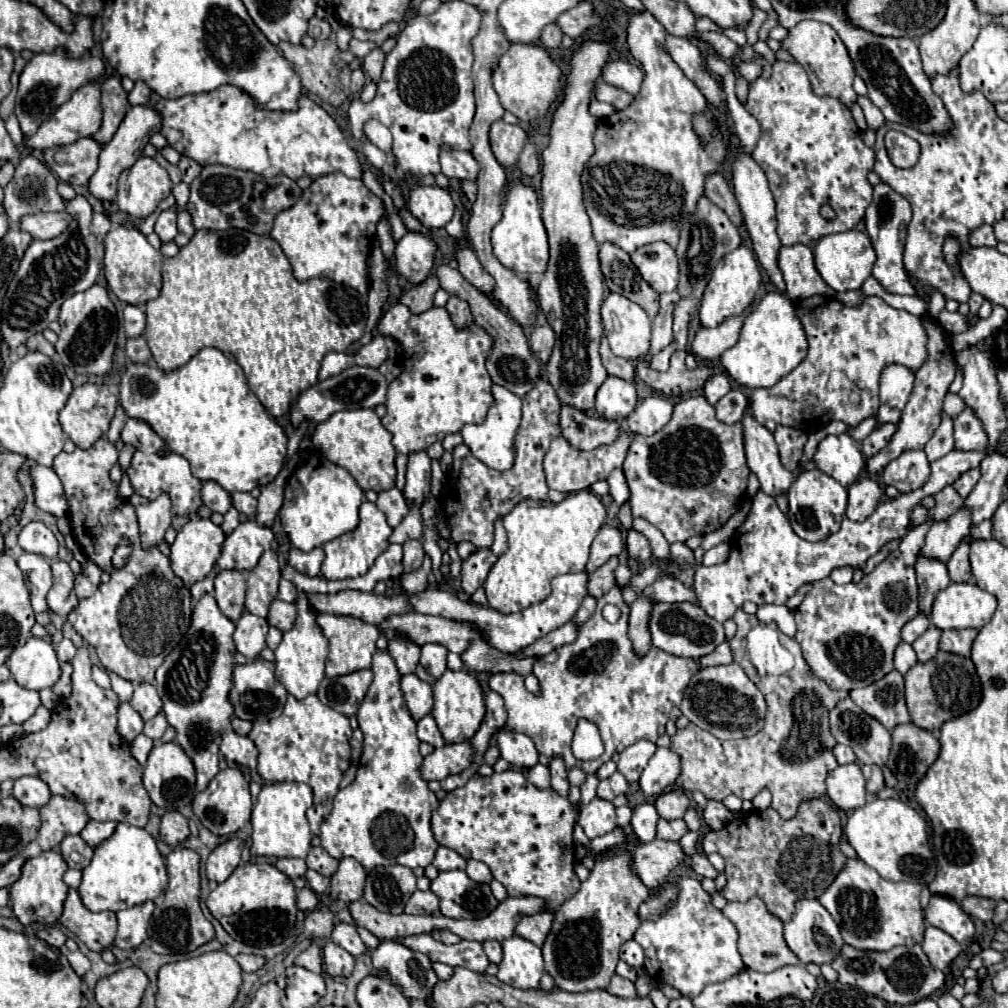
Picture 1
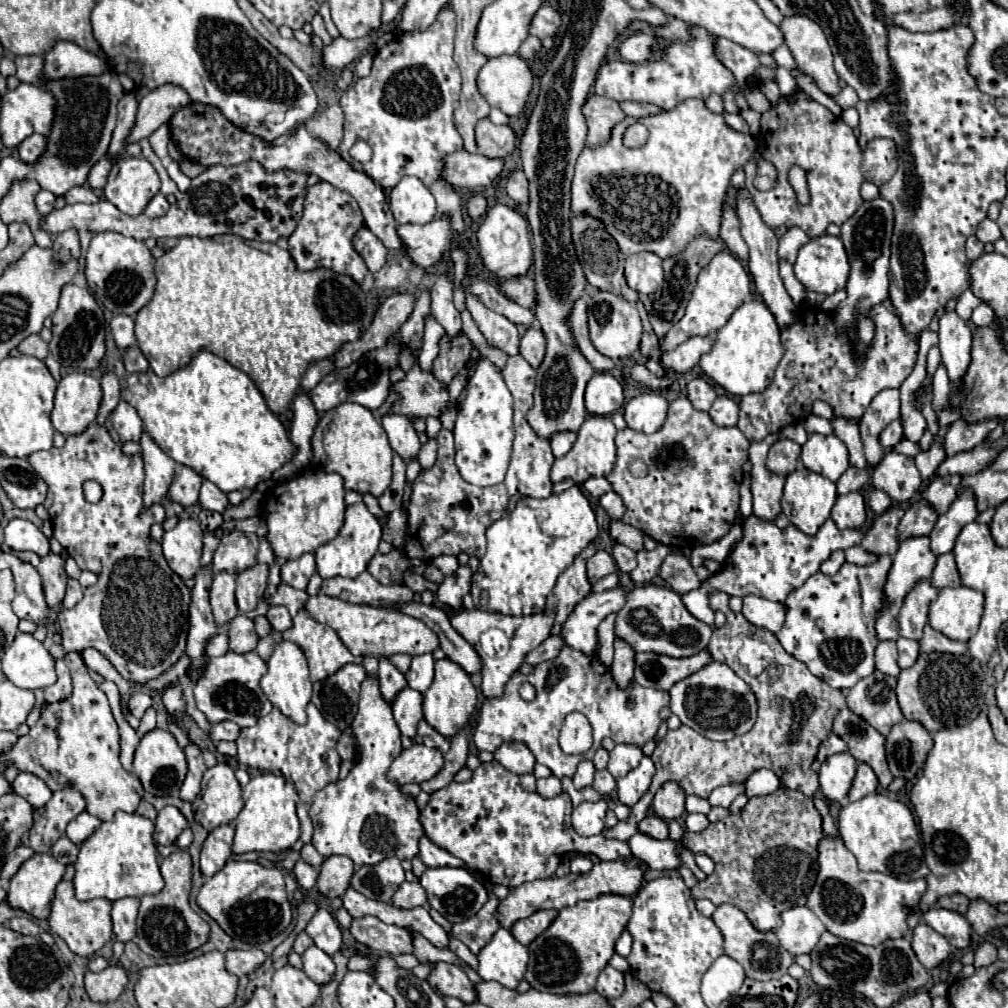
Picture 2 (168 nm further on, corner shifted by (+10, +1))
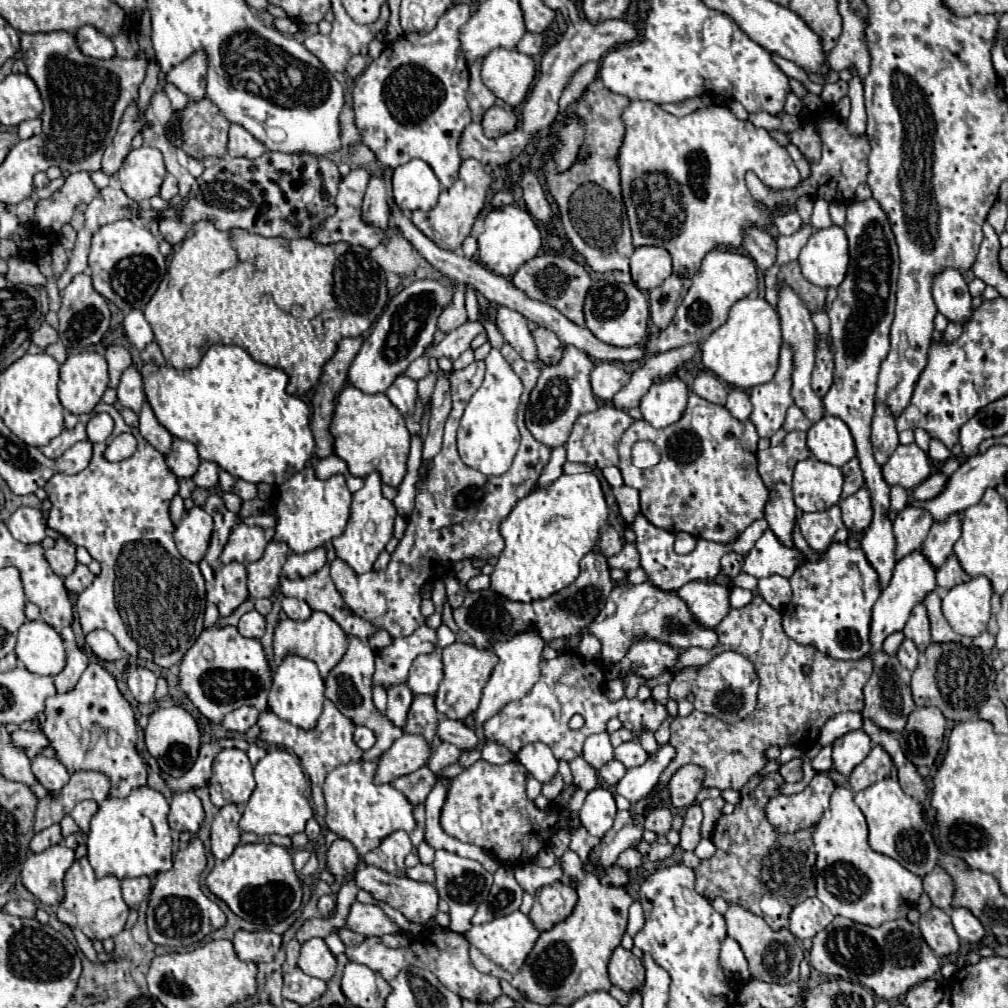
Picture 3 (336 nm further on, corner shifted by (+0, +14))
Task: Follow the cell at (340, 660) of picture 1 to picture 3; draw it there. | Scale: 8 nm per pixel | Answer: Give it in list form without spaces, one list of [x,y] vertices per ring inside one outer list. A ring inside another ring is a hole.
[[[313,611],[307,621],[283,619],[283,621],[277,623],[275,637],[273,637],[273,649],[275,649],[273,663],[279,665],[283,661],[283,657],[287,657],[289,653],[297,653],[301,657],[309,657],[311,661],[315,661],[317,667],[319,667],[321,677],[325,679],[327,673],[341,661],[341,657],[345,655],[347,647],[349,647],[349,639],[347,639],[345,631],[327,613]]]

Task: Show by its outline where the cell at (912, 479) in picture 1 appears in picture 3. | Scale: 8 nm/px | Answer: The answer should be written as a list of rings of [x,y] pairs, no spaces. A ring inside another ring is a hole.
[[[915,443],[899,445],[889,461],[883,465],[883,479],[889,485],[913,489],[931,475],[931,461]]]

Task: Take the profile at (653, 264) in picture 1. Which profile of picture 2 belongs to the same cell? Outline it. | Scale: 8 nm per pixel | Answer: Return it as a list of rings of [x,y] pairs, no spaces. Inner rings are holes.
[[[651,252],[631,254],[625,260],[625,282],[637,294],[653,294],[663,286],[663,260]]]

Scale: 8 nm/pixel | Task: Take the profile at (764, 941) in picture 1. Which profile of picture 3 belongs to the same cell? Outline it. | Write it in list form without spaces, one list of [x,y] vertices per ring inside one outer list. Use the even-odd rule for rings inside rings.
[[[729,905],[725,921],[727,921],[727,935],[741,945],[753,977],[767,983],[783,983],[783,985],[799,979],[799,963],[803,959],[803,949],[789,929],[775,931],[763,921],[763,917],[751,913],[749,909],[743,909],[741,905]]]

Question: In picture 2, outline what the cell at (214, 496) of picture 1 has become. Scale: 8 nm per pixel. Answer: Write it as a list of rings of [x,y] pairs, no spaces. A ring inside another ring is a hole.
[[[179,466],[177,474],[173,476],[173,482],[169,486],[171,500],[179,502],[181,506],[197,504],[201,482],[203,482],[203,478],[195,470],[191,470],[187,466]]]

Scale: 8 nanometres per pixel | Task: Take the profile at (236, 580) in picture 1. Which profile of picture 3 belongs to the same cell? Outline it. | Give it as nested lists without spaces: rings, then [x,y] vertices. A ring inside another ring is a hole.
[[[237,561],[221,565],[215,573],[215,587],[209,597],[219,607],[221,617],[231,615],[249,597],[245,565]]]

